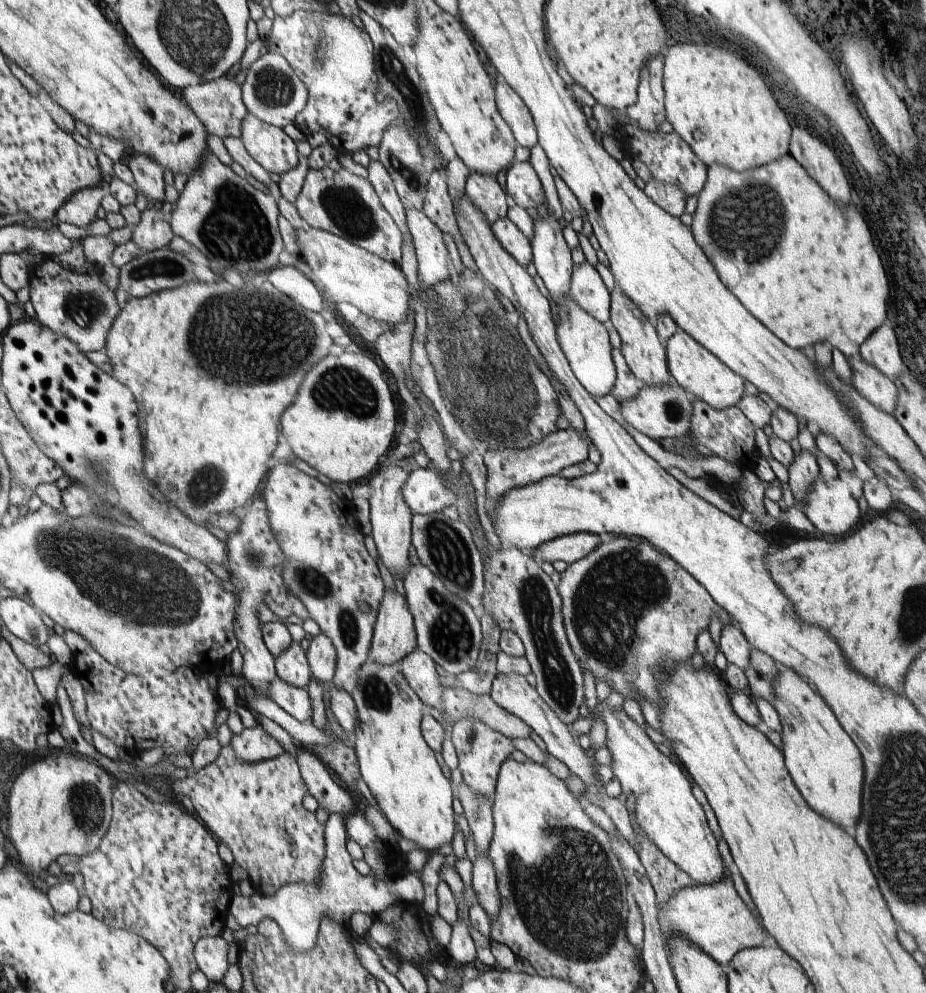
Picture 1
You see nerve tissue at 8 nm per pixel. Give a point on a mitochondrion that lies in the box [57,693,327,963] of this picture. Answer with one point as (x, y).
(87, 808)

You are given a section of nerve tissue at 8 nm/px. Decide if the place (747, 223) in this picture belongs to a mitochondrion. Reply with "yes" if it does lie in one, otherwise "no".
yes

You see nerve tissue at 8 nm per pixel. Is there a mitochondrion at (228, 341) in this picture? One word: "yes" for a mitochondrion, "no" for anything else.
yes

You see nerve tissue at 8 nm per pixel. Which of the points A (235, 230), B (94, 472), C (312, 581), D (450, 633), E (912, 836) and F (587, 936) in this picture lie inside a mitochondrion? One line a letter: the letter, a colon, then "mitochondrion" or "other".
A: mitochondrion
B: mitochondrion
C: mitochondrion
D: mitochondrion
E: mitochondrion
F: mitochondrion

